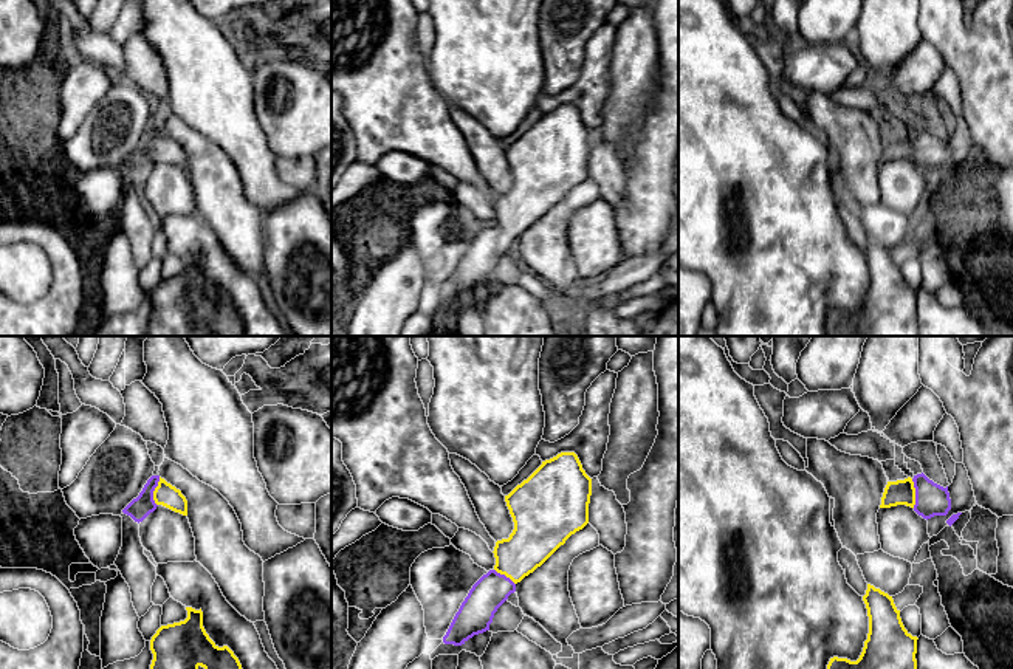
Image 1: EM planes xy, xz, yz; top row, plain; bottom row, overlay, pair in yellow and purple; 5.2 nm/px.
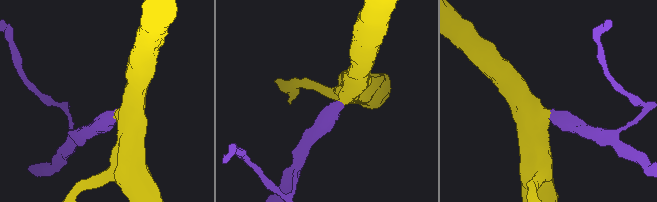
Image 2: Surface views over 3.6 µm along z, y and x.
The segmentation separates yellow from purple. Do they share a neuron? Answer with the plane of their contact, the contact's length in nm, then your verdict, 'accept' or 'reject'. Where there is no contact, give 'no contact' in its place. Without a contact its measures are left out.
meets yellow in yz; contact 150 nm long; accept

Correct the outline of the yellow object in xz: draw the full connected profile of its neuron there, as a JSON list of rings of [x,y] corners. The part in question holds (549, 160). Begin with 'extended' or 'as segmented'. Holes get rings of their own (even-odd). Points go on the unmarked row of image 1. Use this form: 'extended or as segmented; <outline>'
extended; [[[575,105],[542,115],[505,149],[514,183],[496,195],[496,218],[469,243],[443,290],[445,297],[462,299],[489,283],[494,266],[516,245],[516,237],[589,177],[590,149],[592,132]]]

